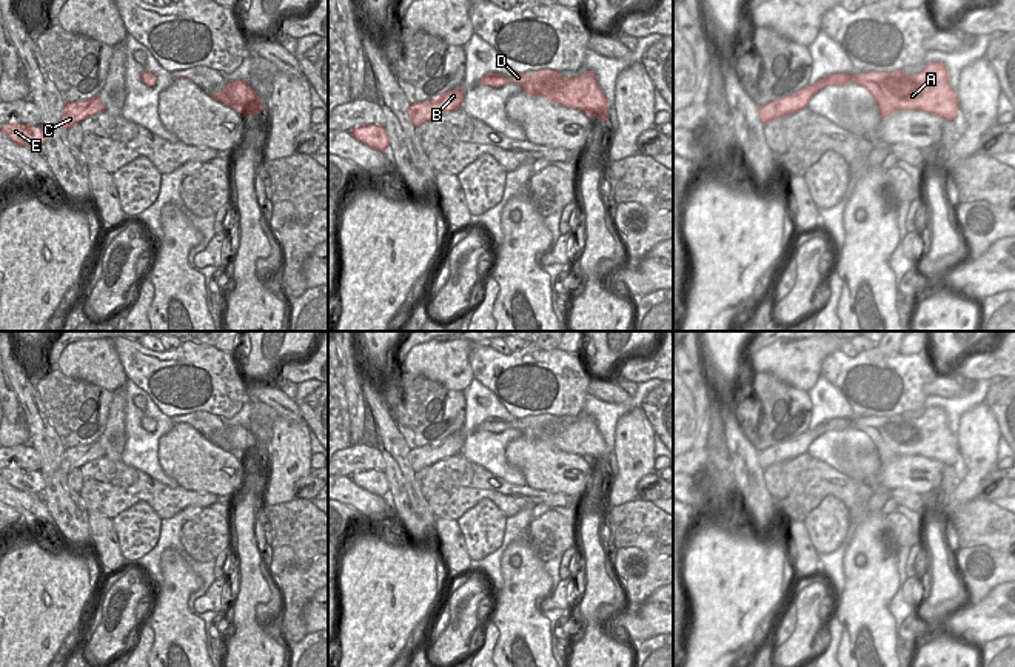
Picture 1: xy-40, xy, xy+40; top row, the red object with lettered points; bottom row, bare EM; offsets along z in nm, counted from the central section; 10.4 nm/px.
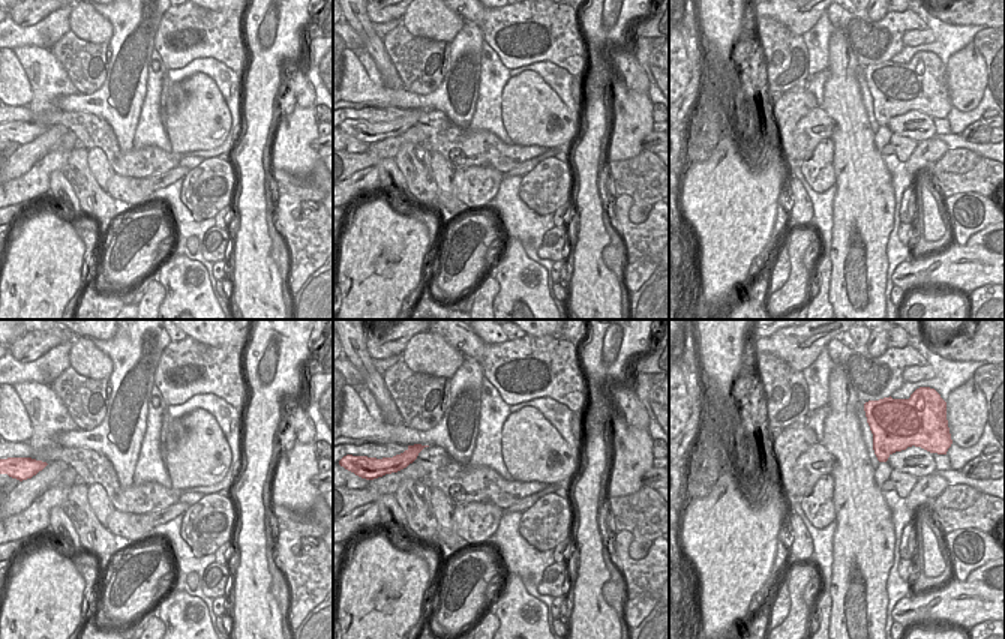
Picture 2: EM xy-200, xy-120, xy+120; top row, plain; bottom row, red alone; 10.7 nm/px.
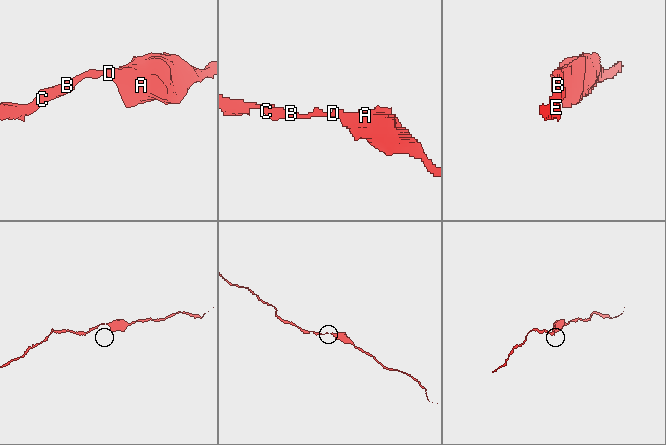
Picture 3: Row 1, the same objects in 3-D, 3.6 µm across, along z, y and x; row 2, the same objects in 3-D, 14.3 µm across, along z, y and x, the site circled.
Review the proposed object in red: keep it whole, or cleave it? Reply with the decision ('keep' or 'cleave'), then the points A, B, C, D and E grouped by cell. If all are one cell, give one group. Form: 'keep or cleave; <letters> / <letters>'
keep; A B C D E

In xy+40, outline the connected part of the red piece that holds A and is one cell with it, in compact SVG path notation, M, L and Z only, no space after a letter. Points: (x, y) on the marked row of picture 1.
M930 62L918 74L906 74L903 69L835 72L787 97L758 106L758 117L764 125L786 117L804 109L822 88L839 86L847 82L864 86L873 96L881 119L889 117L893 111L924 111L953 122L960 111L958 94L949 83L946 66L940 62Z

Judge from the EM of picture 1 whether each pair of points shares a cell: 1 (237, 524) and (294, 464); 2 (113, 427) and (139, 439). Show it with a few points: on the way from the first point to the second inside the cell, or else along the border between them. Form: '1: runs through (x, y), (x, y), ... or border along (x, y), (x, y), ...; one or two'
1: border along (265, 481), (261, 502); two
2: border along (127, 396), (125, 447), (120, 459); two

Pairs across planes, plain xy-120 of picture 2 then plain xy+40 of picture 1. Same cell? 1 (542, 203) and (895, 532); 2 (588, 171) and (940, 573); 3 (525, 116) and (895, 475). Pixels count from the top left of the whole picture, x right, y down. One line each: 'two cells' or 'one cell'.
1: one cell
2: one cell
3: one cell

